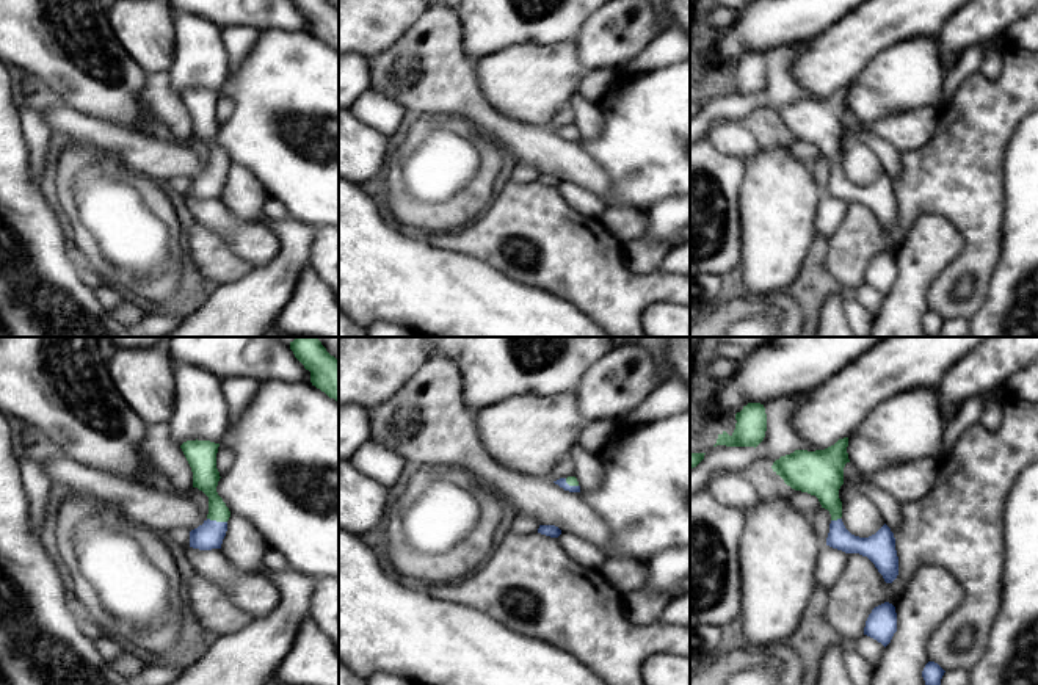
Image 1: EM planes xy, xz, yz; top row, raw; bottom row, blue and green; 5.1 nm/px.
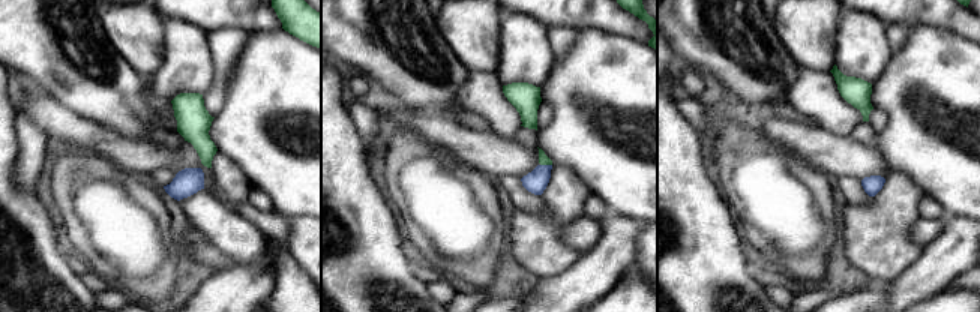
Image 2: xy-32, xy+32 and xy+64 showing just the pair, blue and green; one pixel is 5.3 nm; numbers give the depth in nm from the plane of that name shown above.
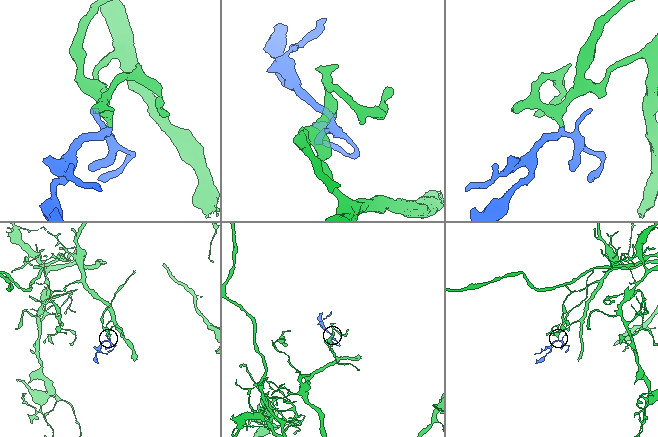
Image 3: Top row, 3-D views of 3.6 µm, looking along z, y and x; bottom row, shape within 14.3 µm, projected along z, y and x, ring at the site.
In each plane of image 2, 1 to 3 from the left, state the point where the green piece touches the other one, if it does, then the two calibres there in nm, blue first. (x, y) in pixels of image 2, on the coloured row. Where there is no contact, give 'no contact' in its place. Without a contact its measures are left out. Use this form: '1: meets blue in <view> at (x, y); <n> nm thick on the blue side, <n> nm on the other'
1: no contact
2: meets blue in xy+32 at (547, 165); 120 nm thick on the blue side, 60 nm on the other
3: no contact

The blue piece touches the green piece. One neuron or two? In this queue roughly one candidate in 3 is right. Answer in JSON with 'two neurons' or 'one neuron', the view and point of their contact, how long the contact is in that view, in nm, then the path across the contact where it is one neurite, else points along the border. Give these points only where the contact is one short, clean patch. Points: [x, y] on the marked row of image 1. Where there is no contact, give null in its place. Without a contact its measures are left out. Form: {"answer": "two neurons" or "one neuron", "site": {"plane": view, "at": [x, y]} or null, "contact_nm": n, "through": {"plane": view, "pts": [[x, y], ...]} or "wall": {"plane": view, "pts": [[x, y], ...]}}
{"answer": "one neuron", "site": {"plane": "xy", "at": [217, 522]}, "contact_nm": 110, "through": {"plane": "xy", "pts": [[209, 535], [217, 522], [217, 505], [206, 475]]}}

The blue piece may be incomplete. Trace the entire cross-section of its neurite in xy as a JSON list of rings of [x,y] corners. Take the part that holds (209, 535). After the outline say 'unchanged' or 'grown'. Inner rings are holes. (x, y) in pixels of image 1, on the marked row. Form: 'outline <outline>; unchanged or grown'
outline [[[198,439],[180,445],[193,472],[193,487],[209,497],[207,519],[190,531],[190,547],[199,550],[221,549],[230,517],[229,508],[216,492],[221,478],[216,469],[218,447],[220,444]]]; grown

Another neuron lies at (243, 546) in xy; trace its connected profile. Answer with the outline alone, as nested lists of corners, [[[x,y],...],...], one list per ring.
[[[230,514],[220,550],[241,574],[256,574],[268,544],[249,520]]]

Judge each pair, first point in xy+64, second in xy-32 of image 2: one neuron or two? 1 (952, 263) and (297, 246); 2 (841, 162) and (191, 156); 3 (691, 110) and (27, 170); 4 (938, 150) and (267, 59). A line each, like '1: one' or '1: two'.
1: two
2: two
3: one
4: one

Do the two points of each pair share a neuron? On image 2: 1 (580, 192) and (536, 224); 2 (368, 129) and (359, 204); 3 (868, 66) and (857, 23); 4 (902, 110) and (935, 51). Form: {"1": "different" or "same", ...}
{"1": "same", "2": "different", "3": "same", "4": "same"}

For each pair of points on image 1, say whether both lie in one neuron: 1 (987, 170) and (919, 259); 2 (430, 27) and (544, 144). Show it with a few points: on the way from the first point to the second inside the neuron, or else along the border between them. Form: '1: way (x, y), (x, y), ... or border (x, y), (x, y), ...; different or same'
1: border (914, 218), (943, 215), (961, 235), (960, 254); different
2: way (433, 65), (491, 123), (507, 132); same

